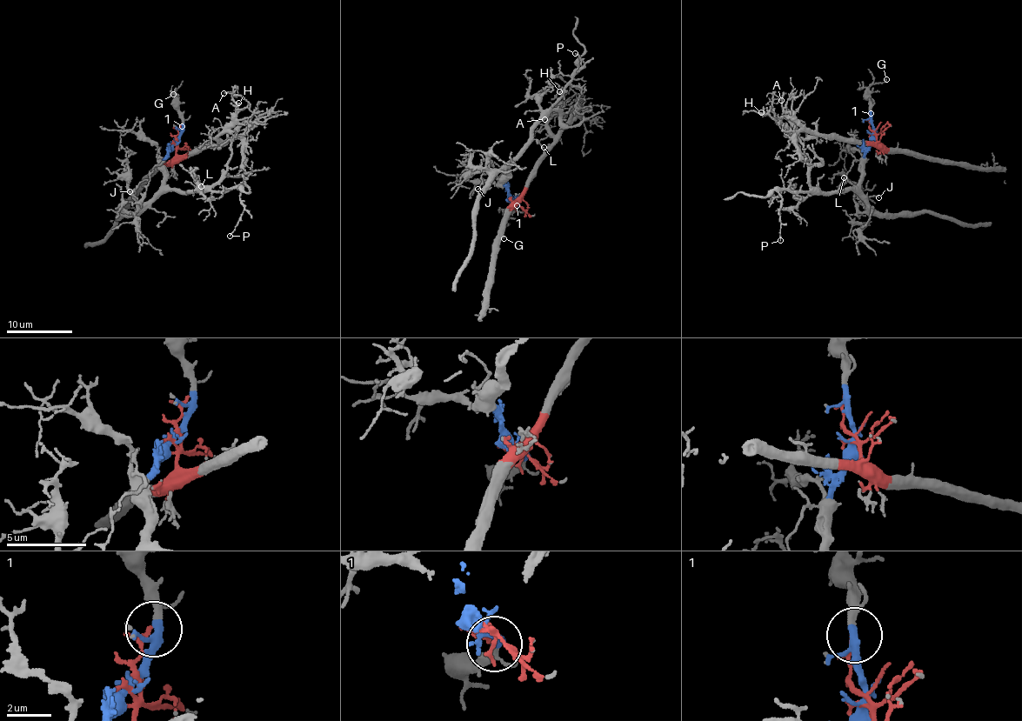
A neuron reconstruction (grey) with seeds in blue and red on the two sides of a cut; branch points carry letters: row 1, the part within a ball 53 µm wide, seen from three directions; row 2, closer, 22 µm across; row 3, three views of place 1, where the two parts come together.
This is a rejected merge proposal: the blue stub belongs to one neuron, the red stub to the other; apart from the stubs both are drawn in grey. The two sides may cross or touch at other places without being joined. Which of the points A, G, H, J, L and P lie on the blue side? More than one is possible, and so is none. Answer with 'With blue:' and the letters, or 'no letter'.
With blue: G, J, L, P

